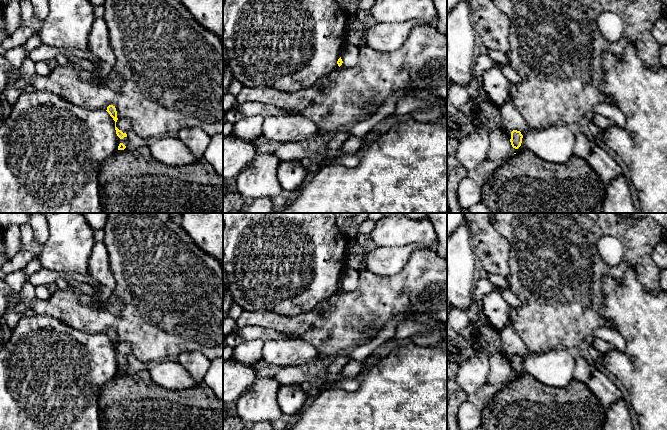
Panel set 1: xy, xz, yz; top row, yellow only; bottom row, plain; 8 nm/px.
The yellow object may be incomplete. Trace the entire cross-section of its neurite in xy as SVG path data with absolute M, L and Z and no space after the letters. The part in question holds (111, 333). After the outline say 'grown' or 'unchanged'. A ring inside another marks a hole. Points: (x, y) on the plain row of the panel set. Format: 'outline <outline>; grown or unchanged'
outline M109 329L107 331L107 334L106 334L110 340L113 342L113 344L115 345L115 354L116 354L116 358L117 360L120 362L120 363L123 363L124 361L127 361L127 358L126 357L123 357L121 354L119 354L117 351L116 351L116 346L118 344L117 342L117 335L116 335L116 332L115 330L113 329Z; unchanged

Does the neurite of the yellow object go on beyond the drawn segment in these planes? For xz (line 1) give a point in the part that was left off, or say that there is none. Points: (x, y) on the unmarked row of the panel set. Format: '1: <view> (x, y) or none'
1: none

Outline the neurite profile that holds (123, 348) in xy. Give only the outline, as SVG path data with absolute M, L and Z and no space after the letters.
M126 342L118 343L116 346L116 351L126 358L130 353L132 353L131 346Z

